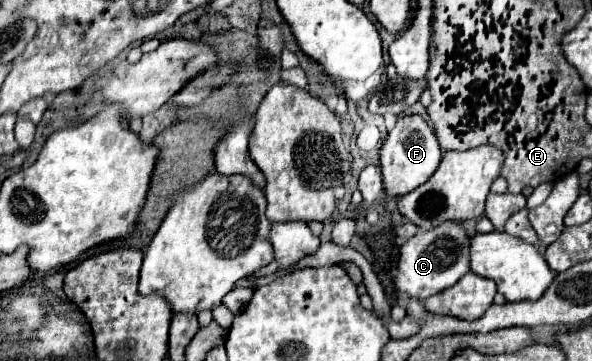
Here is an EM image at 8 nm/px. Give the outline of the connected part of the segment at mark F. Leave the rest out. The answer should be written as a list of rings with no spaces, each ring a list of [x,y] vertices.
[[[419,114],[399,116],[395,128],[387,134],[387,140],[381,146],[381,170],[383,170],[383,184],[387,190],[387,196],[389,198],[403,196],[415,190],[417,186],[421,186],[425,178],[429,178],[429,174],[437,170],[441,162],[441,154],[443,152],[439,148],[439,142],[433,130]]]

